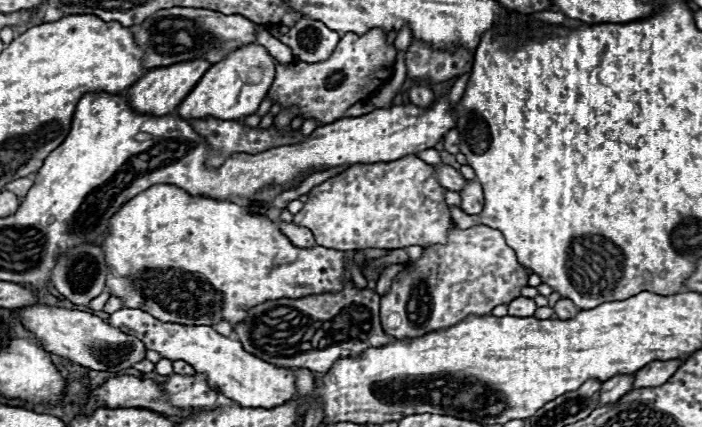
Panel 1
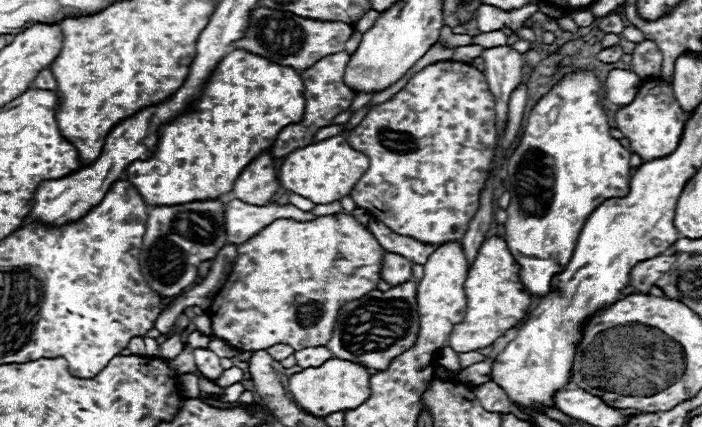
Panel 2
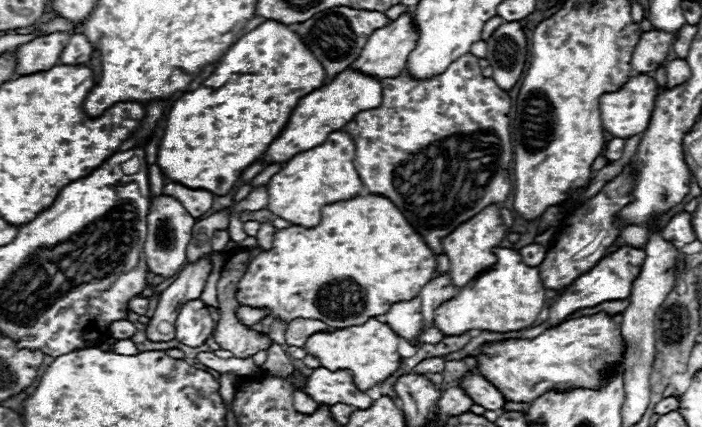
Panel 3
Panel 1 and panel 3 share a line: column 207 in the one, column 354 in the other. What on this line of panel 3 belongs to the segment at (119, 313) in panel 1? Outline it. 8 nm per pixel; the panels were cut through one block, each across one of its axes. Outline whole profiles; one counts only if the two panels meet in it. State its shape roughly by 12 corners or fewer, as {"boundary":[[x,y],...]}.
{"boundary":[[370,318],[316,332],[304,350],[360,390],[398,370],[398,334]]}

